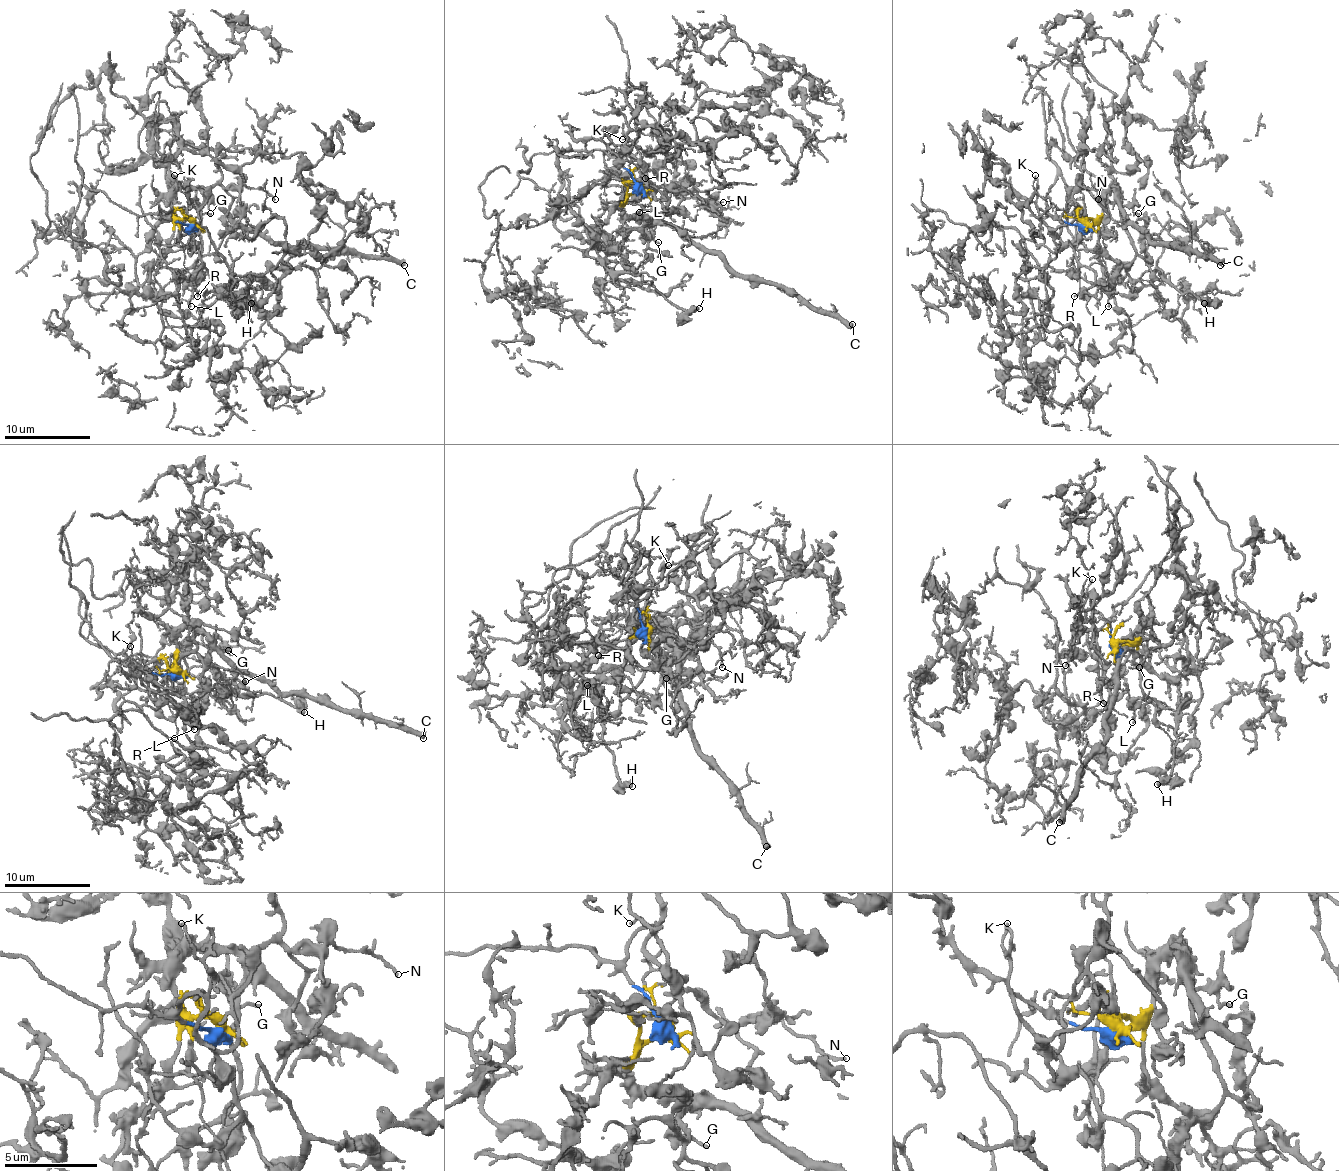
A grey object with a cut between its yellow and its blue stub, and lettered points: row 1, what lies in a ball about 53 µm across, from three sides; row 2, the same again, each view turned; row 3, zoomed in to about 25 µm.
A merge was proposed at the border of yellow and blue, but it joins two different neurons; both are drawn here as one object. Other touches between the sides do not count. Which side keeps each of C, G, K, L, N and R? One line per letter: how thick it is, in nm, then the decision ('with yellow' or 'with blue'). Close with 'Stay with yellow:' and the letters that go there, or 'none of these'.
C: 500 nm | with yellow
G: 150 nm | with yellow
K: 110 nm | with blue
L: 140 nm | with yellow
N: 160 nm | with blue
R: 130 nm | with yellow
Stay with yellow: C, G, L, R

